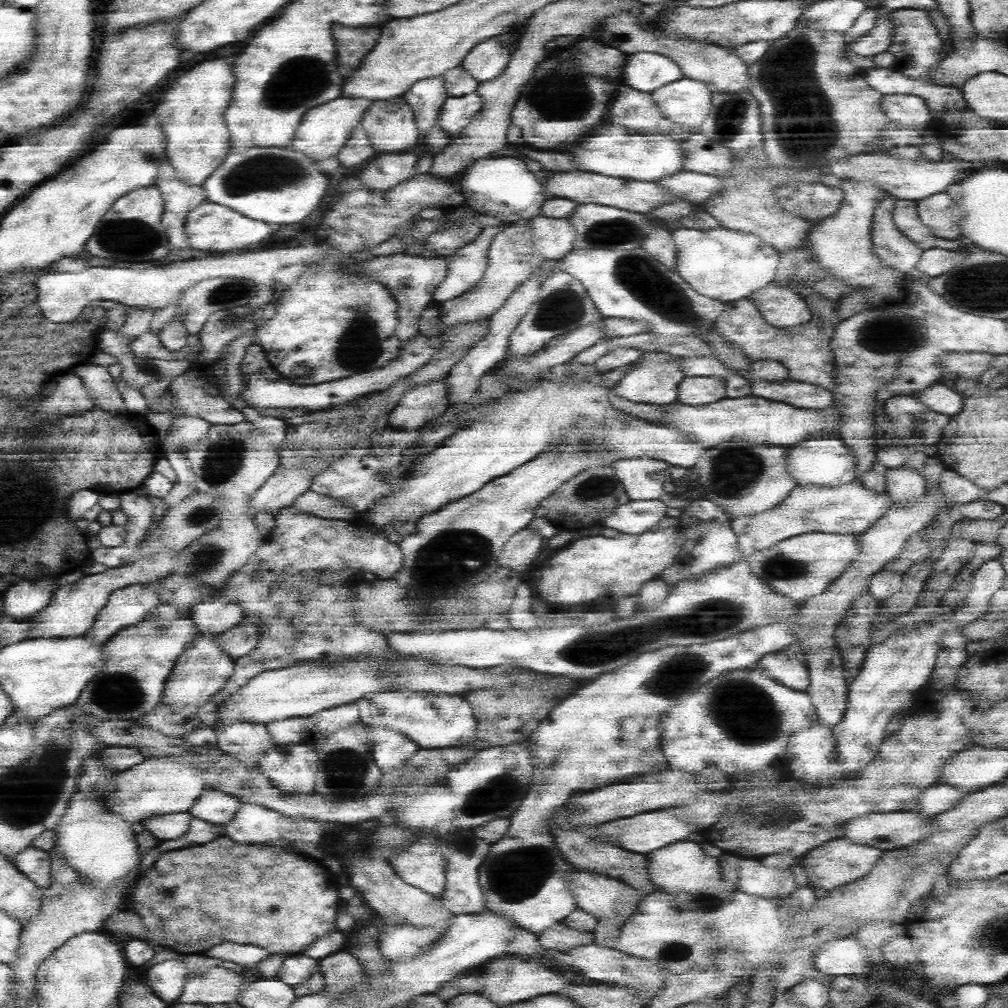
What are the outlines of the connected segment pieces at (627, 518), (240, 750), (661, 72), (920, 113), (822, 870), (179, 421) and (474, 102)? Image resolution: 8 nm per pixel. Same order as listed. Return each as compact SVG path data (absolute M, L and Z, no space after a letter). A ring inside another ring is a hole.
M632 500L606 518L606 526L624 534L642 534L658 526L668 506L660 500Z
M216 724L214 732L218 736L218 752L236 756L238 760L260 762L270 750L276 748L276 744L272 742L272 734L262 724Z
M636 52L628 56L626 64L622 66L620 78L622 84L652 94L654 90L684 78L684 74L680 72L680 66L674 60L662 54Z
M886 94L882 96L880 106L886 118L914 130L924 130L924 124L934 124L930 106L914 94Z
M840 838L840 840L824 842L822 846L810 850L804 856L804 860L800 860L800 864L802 864L802 868L808 870L808 874L810 874L808 884L812 888L824 888L826 892L830 892L830 890L836 890L838 886L844 886L848 882L854 882L854 880L860 880L862 876L866 876L876 866L882 852L884 850L880 850L880 848L872 848L866 844L856 844L846 838Z
M180 416L174 418L174 430L168 438L162 440L164 450L174 452L174 450L188 450L192 442L204 440L206 434L210 432L212 422L204 420L204 418L196 418L196 416Z
M468 94L460 98L448 98L436 116L436 126L446 132L446 136L458 136L464 126L470 124L474 114L482 108L478 94Z

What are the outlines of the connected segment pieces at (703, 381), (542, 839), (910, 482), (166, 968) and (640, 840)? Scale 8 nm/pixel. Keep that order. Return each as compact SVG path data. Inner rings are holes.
M694 376L680 384L680 400L684 406L706 406L726 400L726 380L720 376Z
M782 622L710 644L686 648L662 646L636 656L610 674L598 676L552 708L526 742L536 764L536 784L530 784L528 796L510 818L506 836L490 844L490 854L478 870L478 884L488 902L486 908L512 916L522 928L534 934L560 926L578 910L576 896L570 890L572 872L568 872L576 868L566 864L556 840L546 834L544 820L552 816L556 808L562 808L576 788L596 790L598 786L618 784L616 778L622 780L636 774L666 770L668 762L660 746L660 722L668 718L668 710L688 702L698 688L718 676L746 666L752 668L762 656L780 652L794 642L792 622ZM606 694L620 696L604 698Z
M896 466L886 474L886 490L894 500L898 500L898 506L902 506L912 498L922 496L926 492L926 482L920 472L912 470L910 466Z
M166 960L154 964L146 974L146 986L168 1004L176 1004L184 992L188 978L188 968L178 960Z
M662 810L662 812L642 812L642 814L636 814L630 818L620 818L620 820L598 824L594 828L594 838L602 840L602 842L610 842L612 846L620 846L620 848L636 852L636 854L652 854L652 852L672 844L674 840L684 840L692 832L694 830L688 824L684 824L682 820L672 816L668 810Z

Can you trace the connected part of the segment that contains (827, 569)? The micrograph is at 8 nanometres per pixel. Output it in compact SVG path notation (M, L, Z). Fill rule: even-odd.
M812 532L792 536L788 540L776 542L772 548L752 552L746 558L752 572L762 578L774 592L794 598L796 602L806 602L812 596L826 592L862 554L860 550L862 534L828 534Z

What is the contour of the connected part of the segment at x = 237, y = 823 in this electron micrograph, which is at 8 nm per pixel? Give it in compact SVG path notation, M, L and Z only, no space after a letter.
M242 804L236 812L234 820L226 824L226 834L234 842L242 842L246 846L258 846L258 842L270 842L282 838L280 828L282 816L270 808L256 804Z

